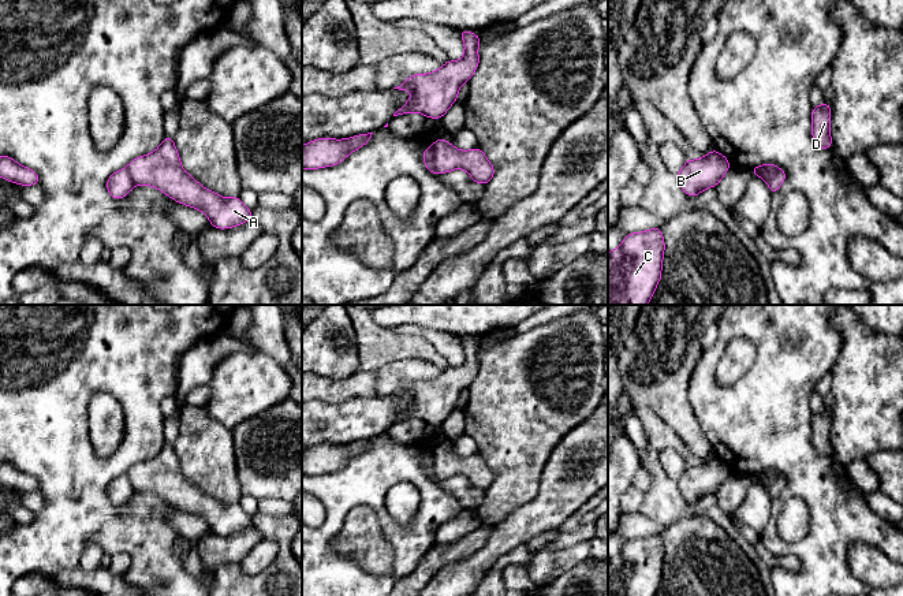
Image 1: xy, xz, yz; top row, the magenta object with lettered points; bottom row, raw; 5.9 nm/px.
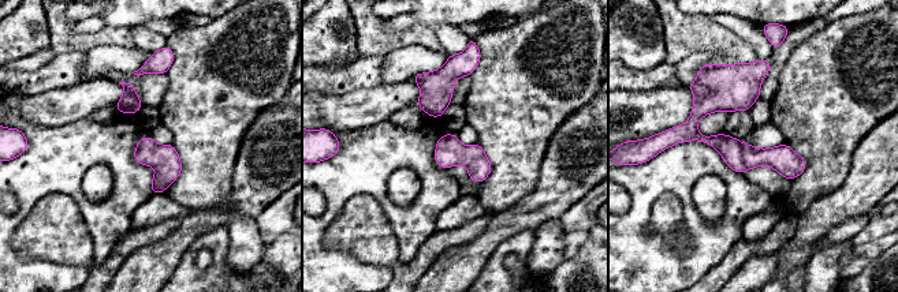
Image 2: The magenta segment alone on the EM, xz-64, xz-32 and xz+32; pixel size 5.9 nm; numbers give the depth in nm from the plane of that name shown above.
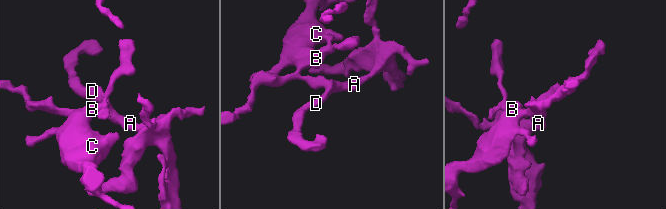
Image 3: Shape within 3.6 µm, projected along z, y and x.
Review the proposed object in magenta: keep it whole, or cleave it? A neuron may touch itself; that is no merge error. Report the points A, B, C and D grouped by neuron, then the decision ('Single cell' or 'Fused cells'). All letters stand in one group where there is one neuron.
Groups: A D / B C. Fused cells

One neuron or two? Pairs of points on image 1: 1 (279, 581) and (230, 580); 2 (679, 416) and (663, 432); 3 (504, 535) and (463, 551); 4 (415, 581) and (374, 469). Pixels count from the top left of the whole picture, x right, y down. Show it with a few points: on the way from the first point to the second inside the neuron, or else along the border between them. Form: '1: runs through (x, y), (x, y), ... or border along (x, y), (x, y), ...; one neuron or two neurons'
1: runs through (267, 581), (242, 581); one neuron
2: border along (642, 406), (655, 412), (690, 449); two neurons
3: border along (492, 526), (488, 540), (480, 548), (458, 559); two neurons
4: border along (432, 546), (420, 563), (396, 581); two neurons

